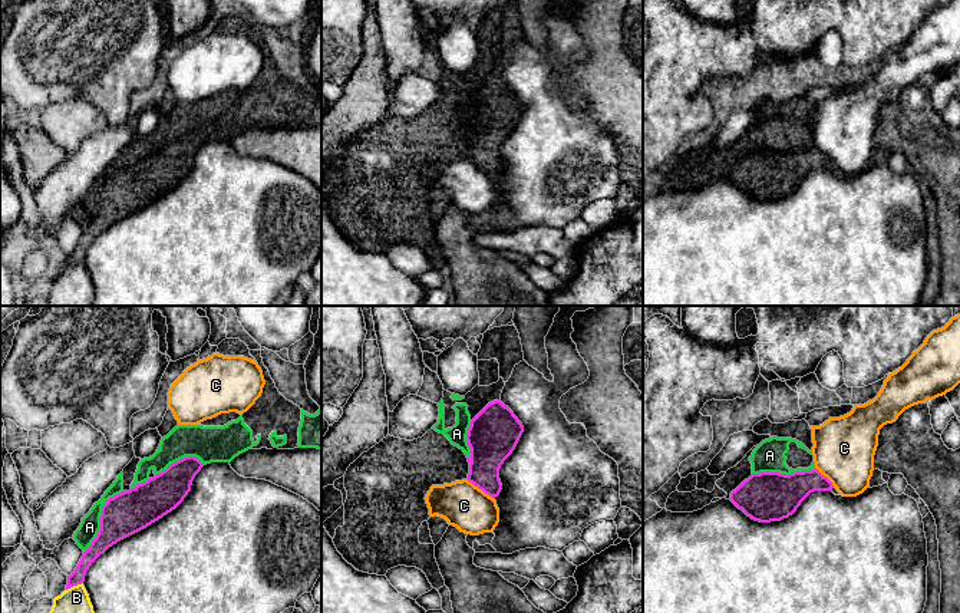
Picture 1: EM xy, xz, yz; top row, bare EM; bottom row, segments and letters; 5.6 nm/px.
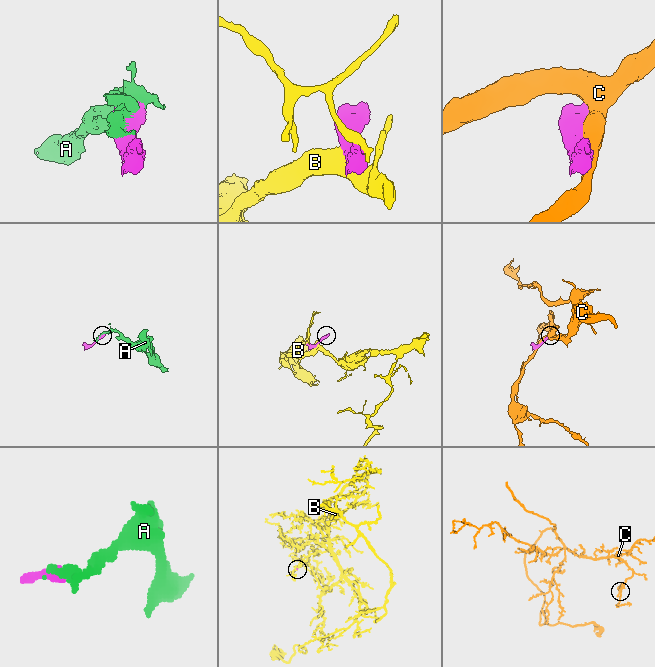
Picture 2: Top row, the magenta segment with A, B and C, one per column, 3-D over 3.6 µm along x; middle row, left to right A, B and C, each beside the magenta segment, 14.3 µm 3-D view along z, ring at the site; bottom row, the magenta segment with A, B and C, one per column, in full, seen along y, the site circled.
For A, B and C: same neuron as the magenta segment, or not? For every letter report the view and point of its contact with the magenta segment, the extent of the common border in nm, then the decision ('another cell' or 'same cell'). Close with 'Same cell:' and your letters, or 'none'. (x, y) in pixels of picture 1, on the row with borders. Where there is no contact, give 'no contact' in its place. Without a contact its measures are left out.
A: meets magenta in xy at (101, 518); contact 420 nm long; same cell
B: meets magenta in xy at (73, 585); contact 110 nm long; another cell
C: meets magenta in xz at (481, 488); contact 190 nm long; another cell
Same cell: A

